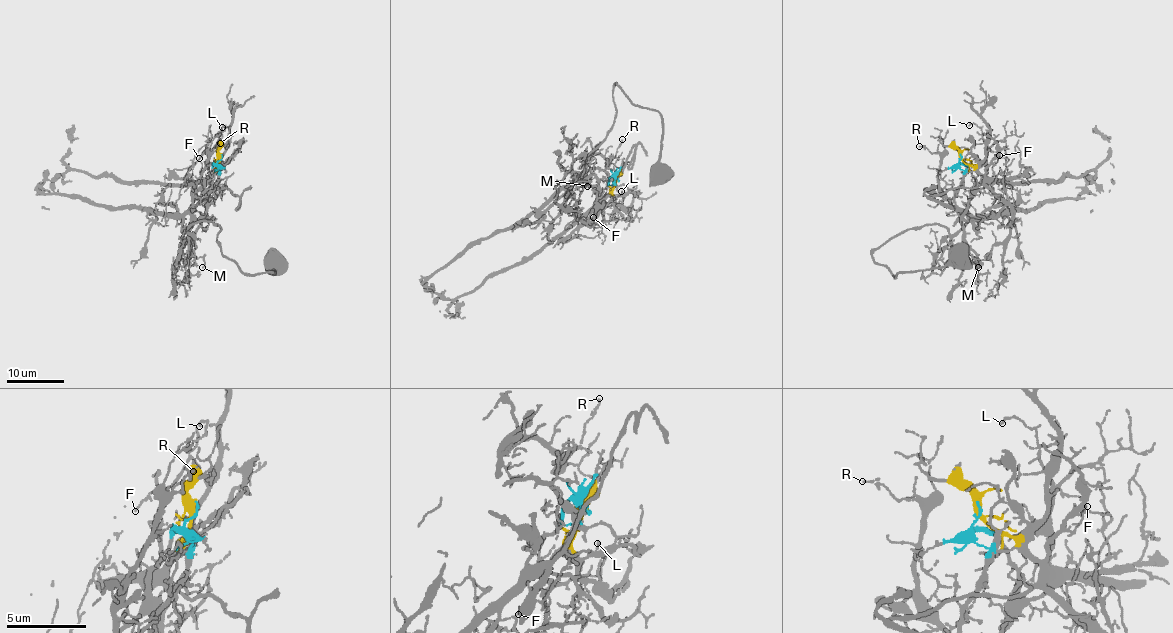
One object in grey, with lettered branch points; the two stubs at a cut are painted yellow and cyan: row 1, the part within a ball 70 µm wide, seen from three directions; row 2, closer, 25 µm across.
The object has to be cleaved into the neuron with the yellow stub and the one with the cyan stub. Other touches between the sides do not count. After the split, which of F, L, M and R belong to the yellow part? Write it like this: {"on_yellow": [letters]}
{"on_yellow": ["F", "L"]}

